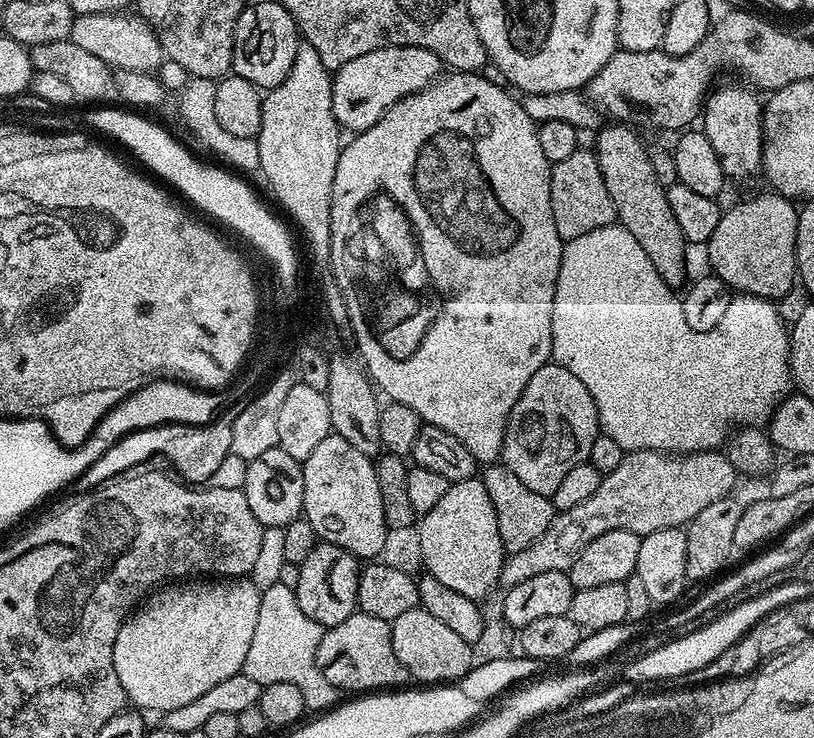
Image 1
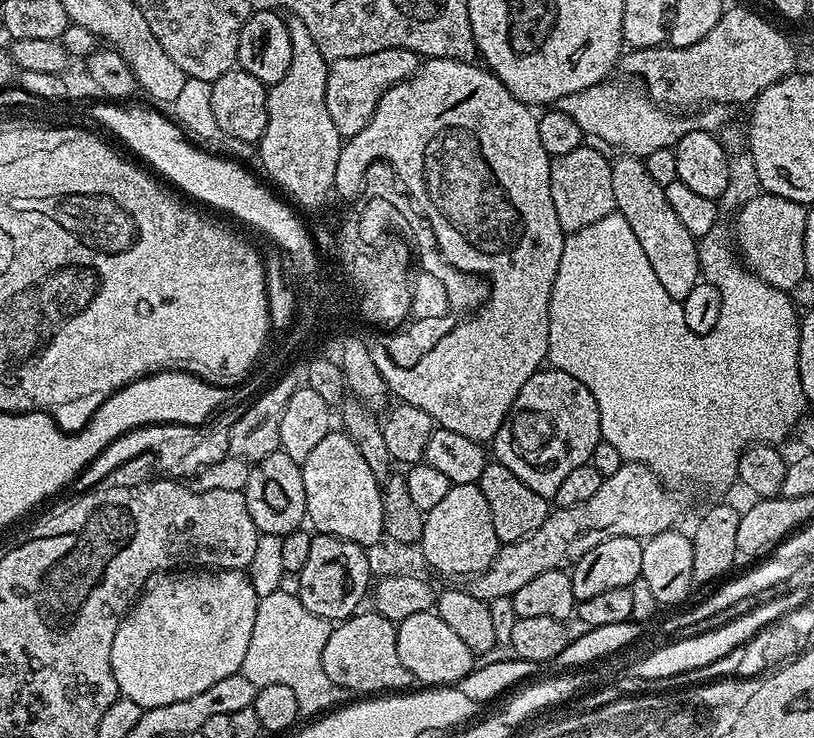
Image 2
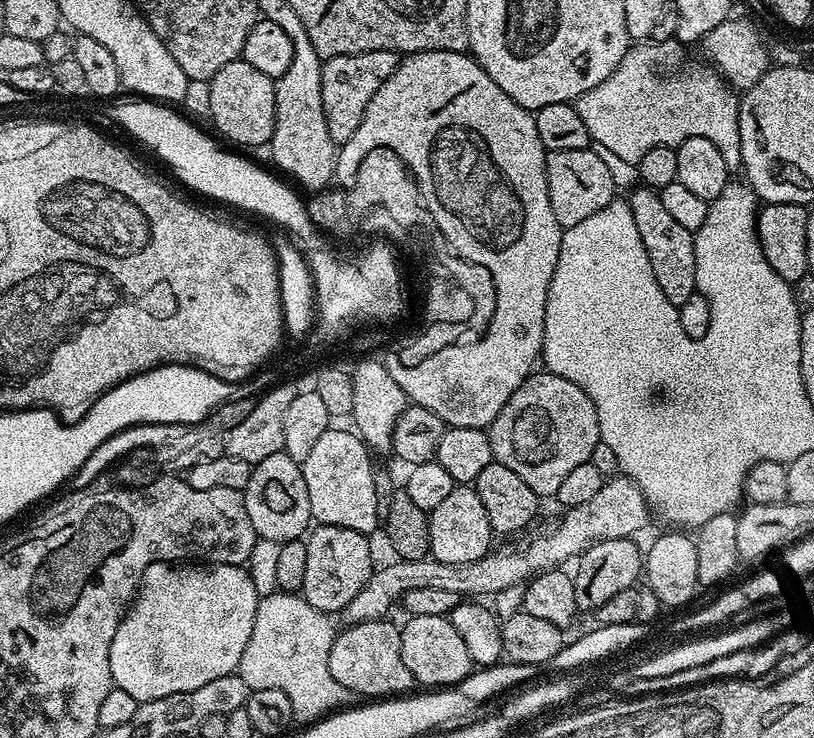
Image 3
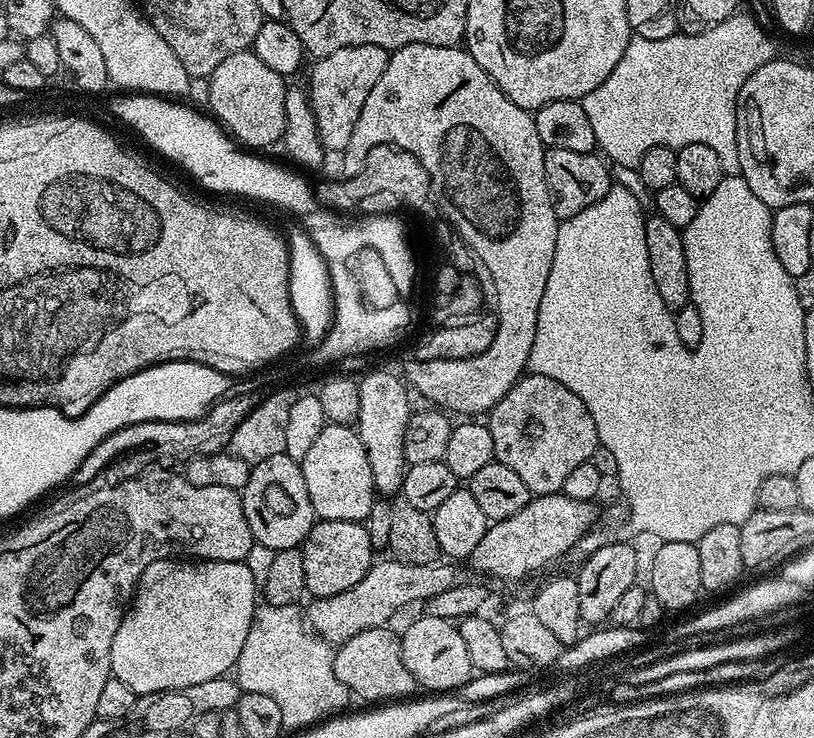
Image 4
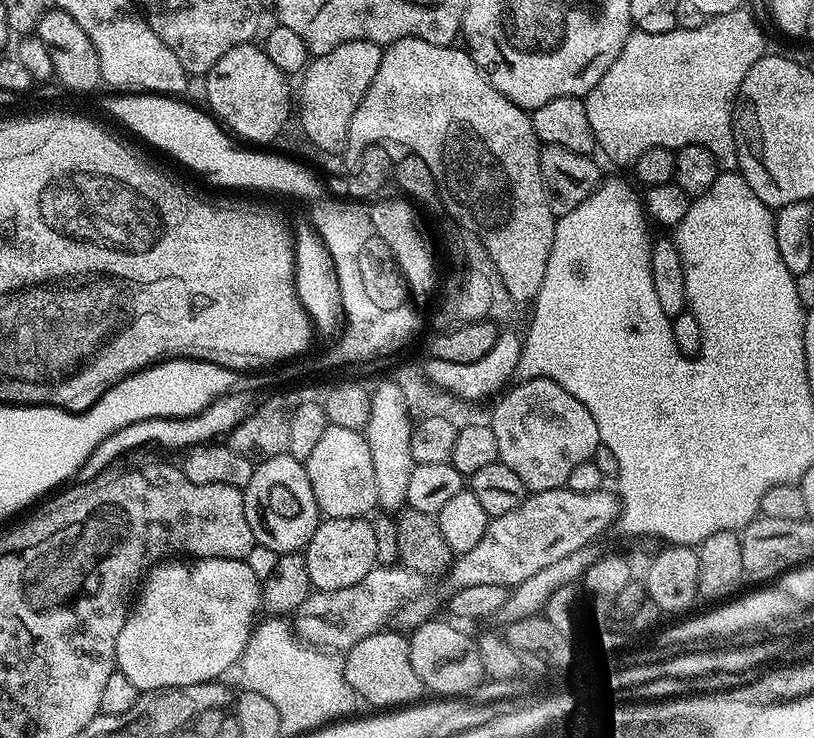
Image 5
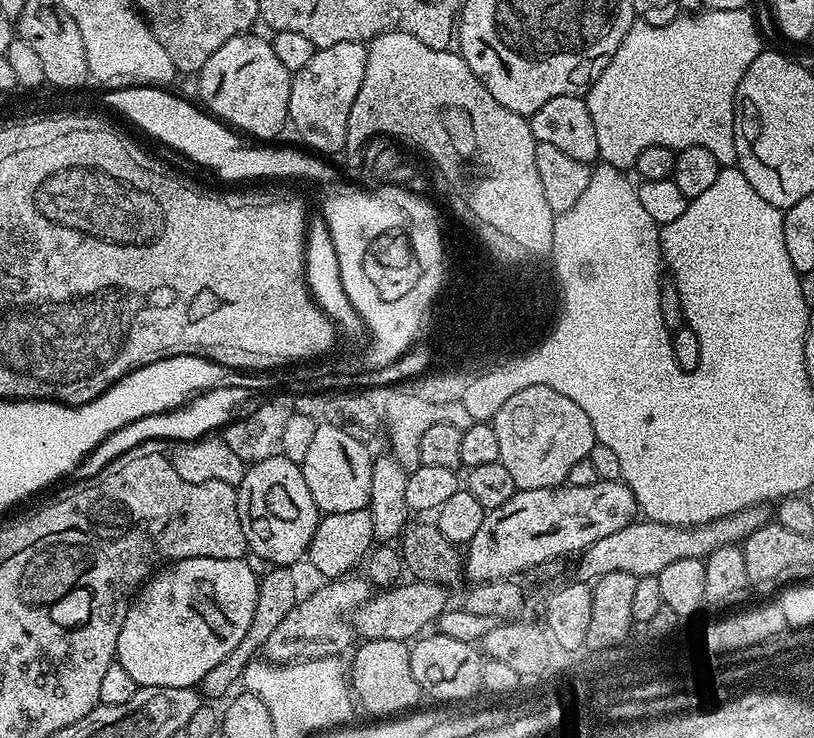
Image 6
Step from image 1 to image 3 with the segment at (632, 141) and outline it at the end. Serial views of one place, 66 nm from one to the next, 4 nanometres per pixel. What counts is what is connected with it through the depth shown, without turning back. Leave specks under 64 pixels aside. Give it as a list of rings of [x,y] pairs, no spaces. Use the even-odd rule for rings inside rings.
[[[636,186],[632,193],[626,196],[630,212],[634,214],[634,222],[638,226],[638,234],[642,234],[642,246],[646,246],[646,258],[650,258],[650,270],[654,270],[654,282],[658,282],[658,290],[662,290],[662,294],[666,294],[666,298],[670,298],[670,302],[679,306],[682,302],[687,302],[691,296],[697,295],[696,279],[694,278],[694,234],[690,230],[686,230],[686,226],[681,226],[670,213],[666,211],[666,206],[662,206],[662,198],[659,191],[654,188],[646,188],[643,186]]]

